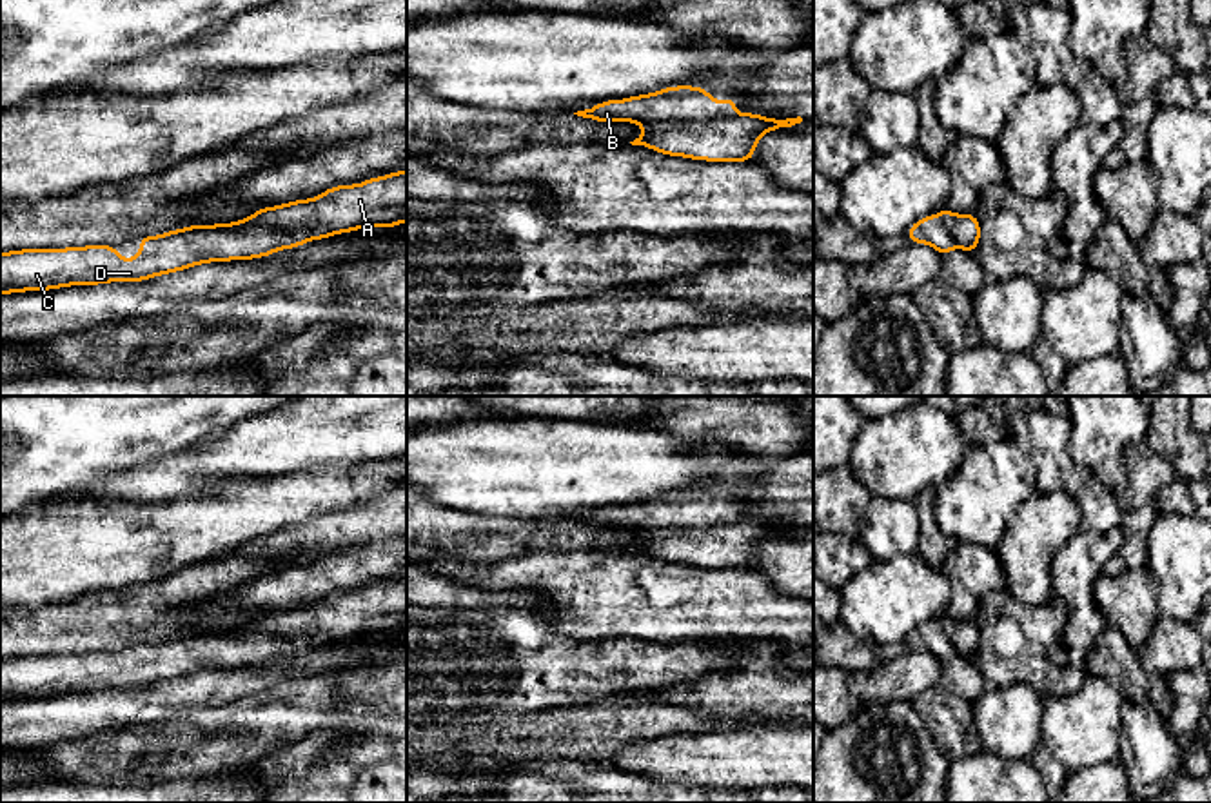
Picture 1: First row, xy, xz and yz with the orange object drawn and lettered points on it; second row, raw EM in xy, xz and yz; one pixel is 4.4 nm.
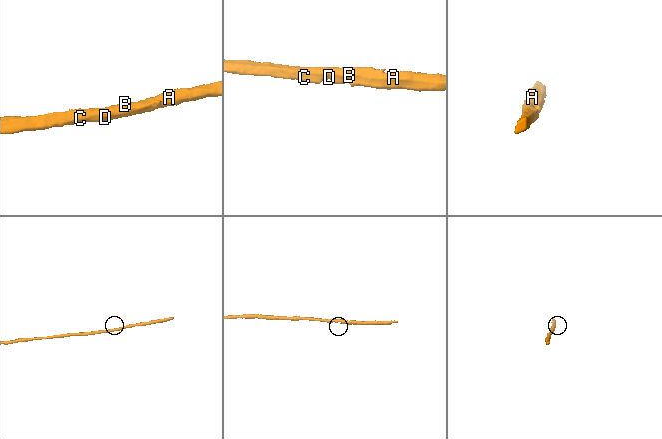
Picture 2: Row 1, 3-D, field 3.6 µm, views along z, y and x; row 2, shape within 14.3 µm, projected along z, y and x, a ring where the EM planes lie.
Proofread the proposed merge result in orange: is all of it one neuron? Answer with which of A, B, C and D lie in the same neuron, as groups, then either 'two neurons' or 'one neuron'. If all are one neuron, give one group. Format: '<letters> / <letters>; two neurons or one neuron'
A B C D; one neuron

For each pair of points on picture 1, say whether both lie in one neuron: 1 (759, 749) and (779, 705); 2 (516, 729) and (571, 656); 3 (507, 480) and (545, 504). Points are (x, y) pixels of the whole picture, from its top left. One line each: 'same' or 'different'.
1: different
2: different
3: same

